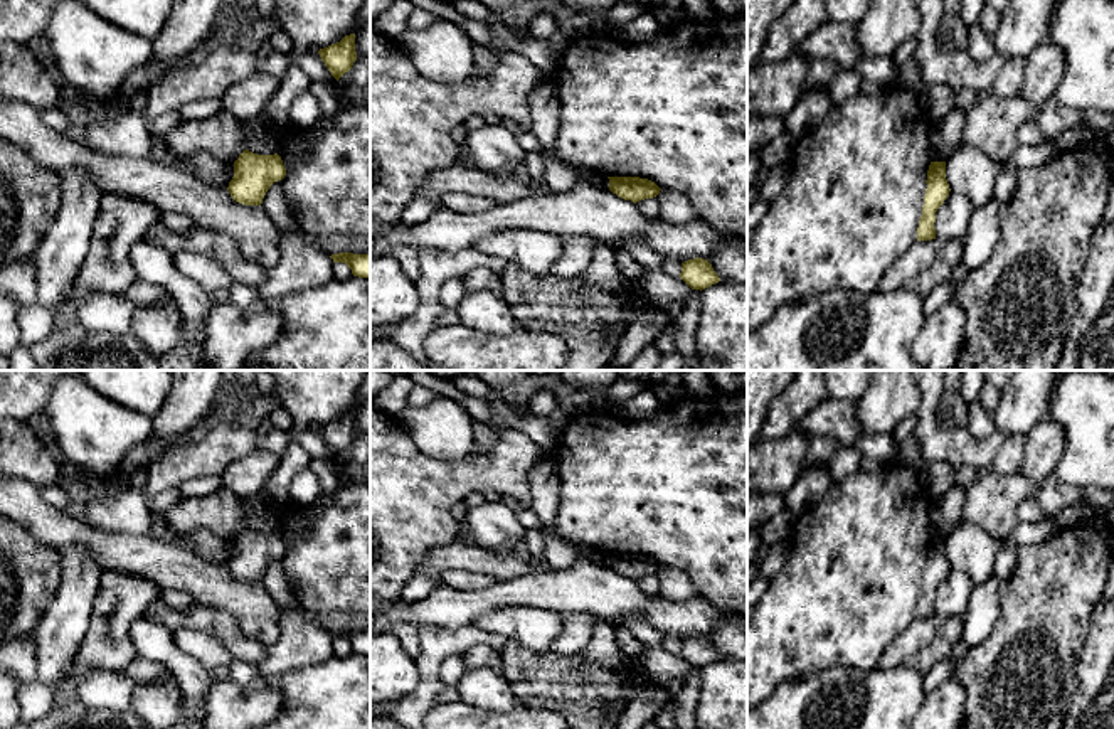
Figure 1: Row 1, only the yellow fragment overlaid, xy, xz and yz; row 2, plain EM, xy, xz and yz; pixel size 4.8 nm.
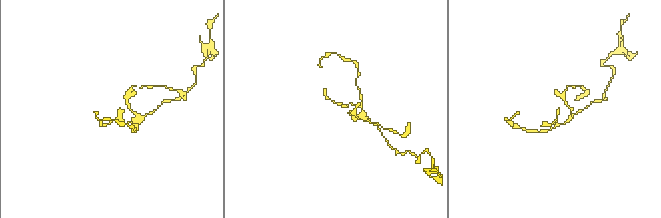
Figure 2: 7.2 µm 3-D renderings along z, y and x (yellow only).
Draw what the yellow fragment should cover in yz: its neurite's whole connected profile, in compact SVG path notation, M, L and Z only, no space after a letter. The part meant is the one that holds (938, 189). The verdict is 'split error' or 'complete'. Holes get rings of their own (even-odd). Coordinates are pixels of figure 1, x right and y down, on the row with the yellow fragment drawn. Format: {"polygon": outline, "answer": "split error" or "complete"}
{"polygon": "M931 162L926 184L927 189L924 195L922 216L917 227L917 241L936 239L936 212L951 192L946 180L946 162Z", "answer": "complete"}

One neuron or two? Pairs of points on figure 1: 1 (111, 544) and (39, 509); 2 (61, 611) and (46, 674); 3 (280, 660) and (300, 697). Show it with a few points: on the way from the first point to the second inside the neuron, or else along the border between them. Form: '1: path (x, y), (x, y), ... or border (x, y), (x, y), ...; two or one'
1: path (93, 541), (79, 532), (58, 527); one
2: path (61, 627), (54, 659); one
3: border (325, 660), (283, 674), (259, 675); two

